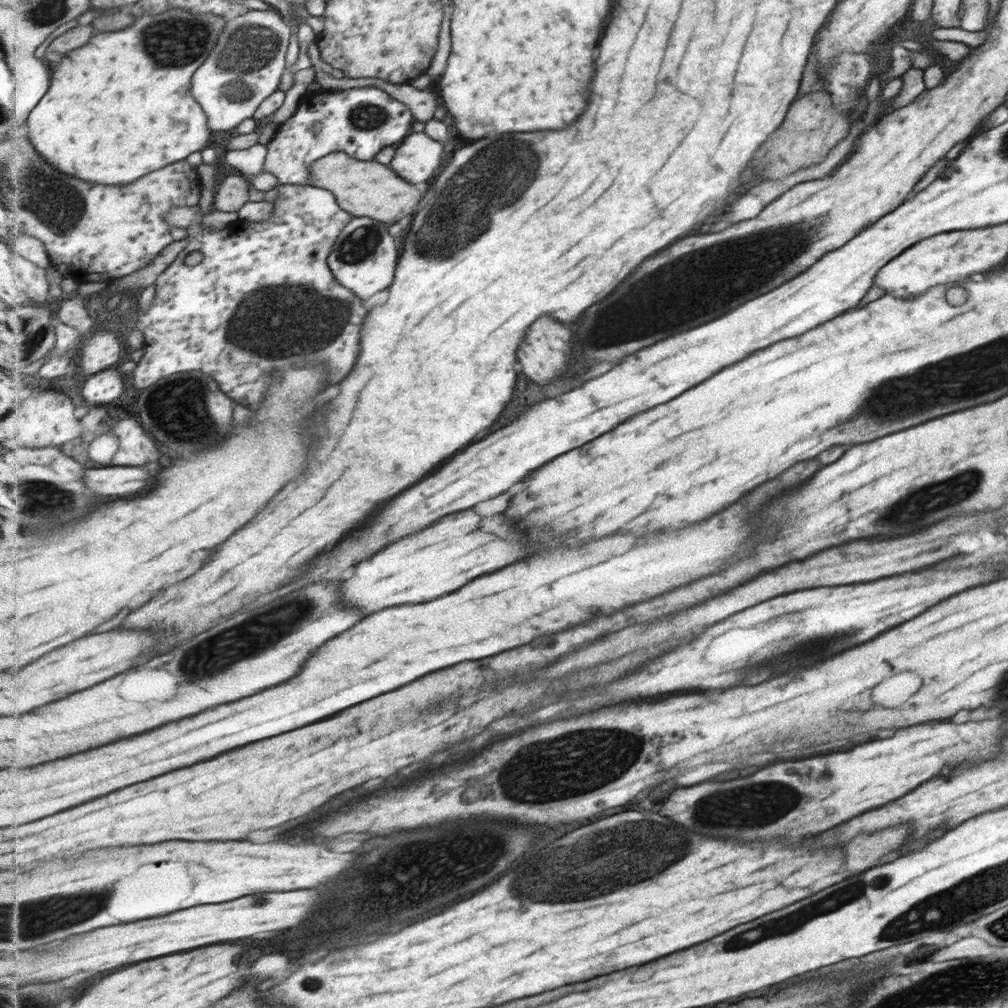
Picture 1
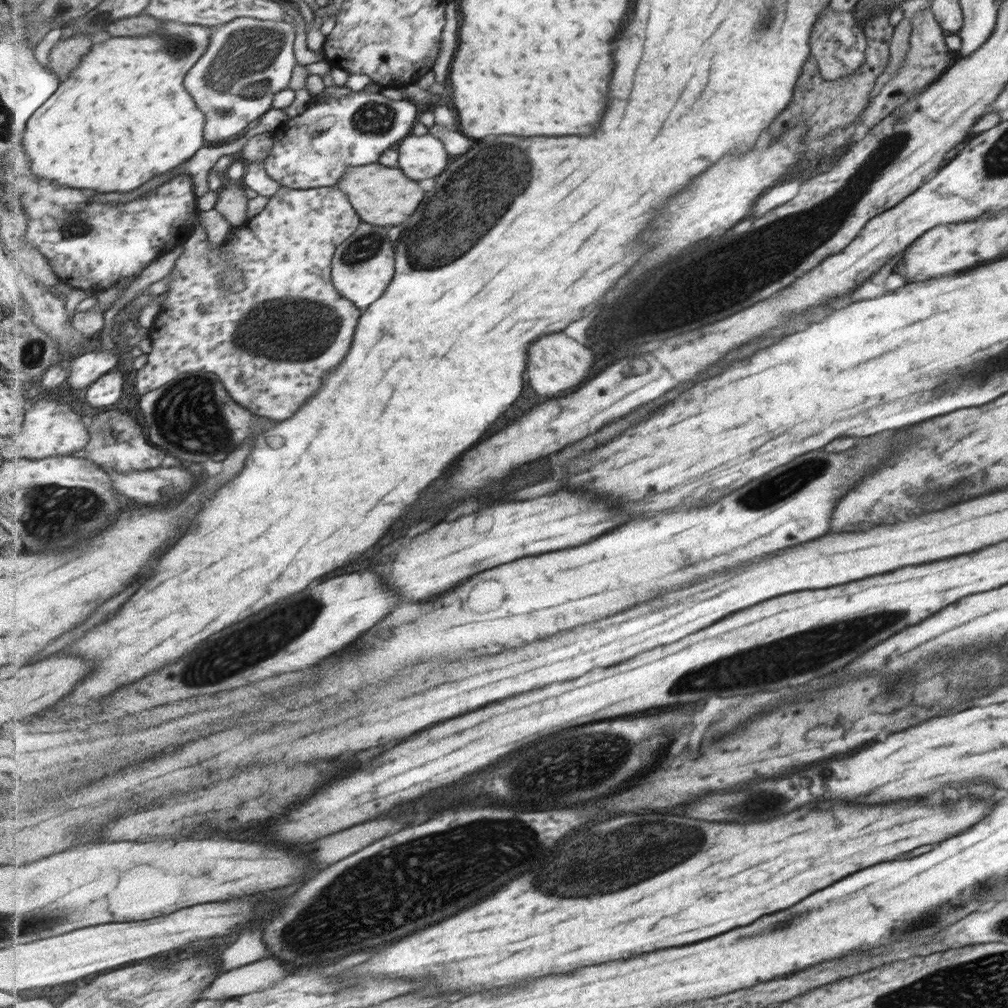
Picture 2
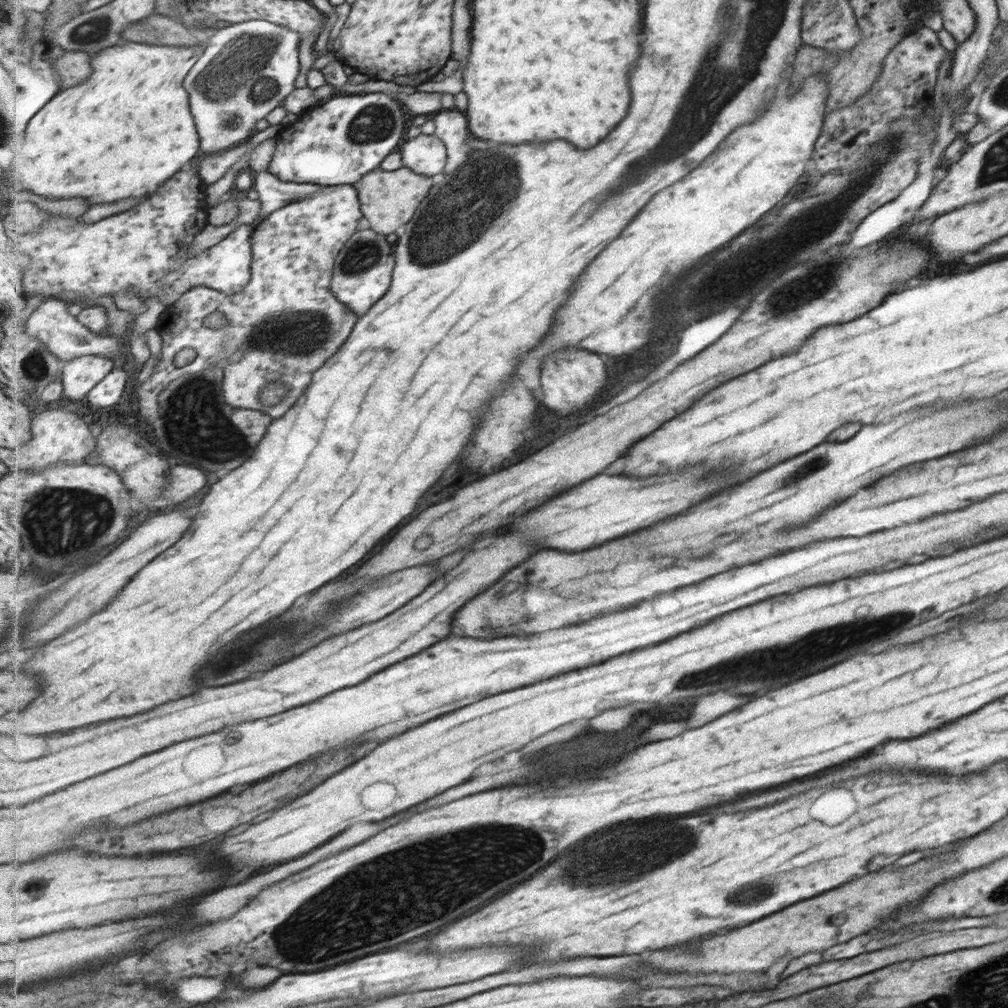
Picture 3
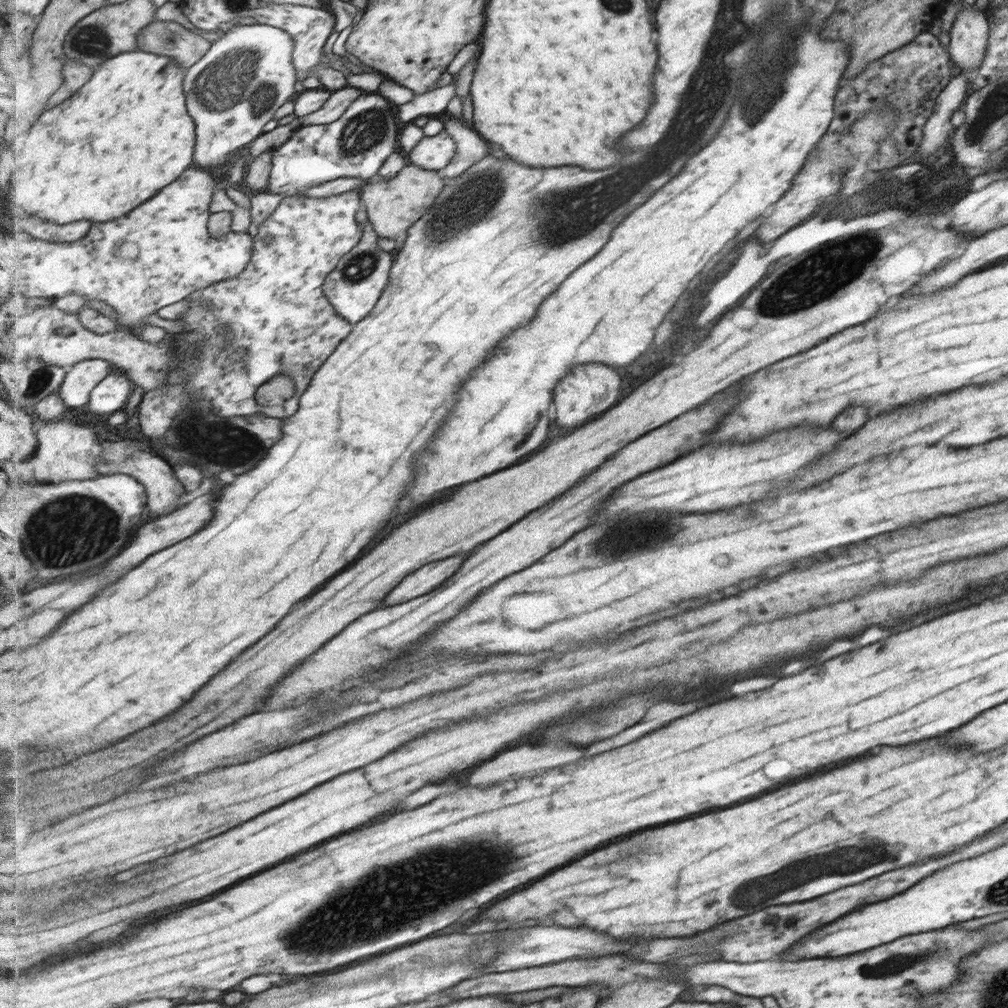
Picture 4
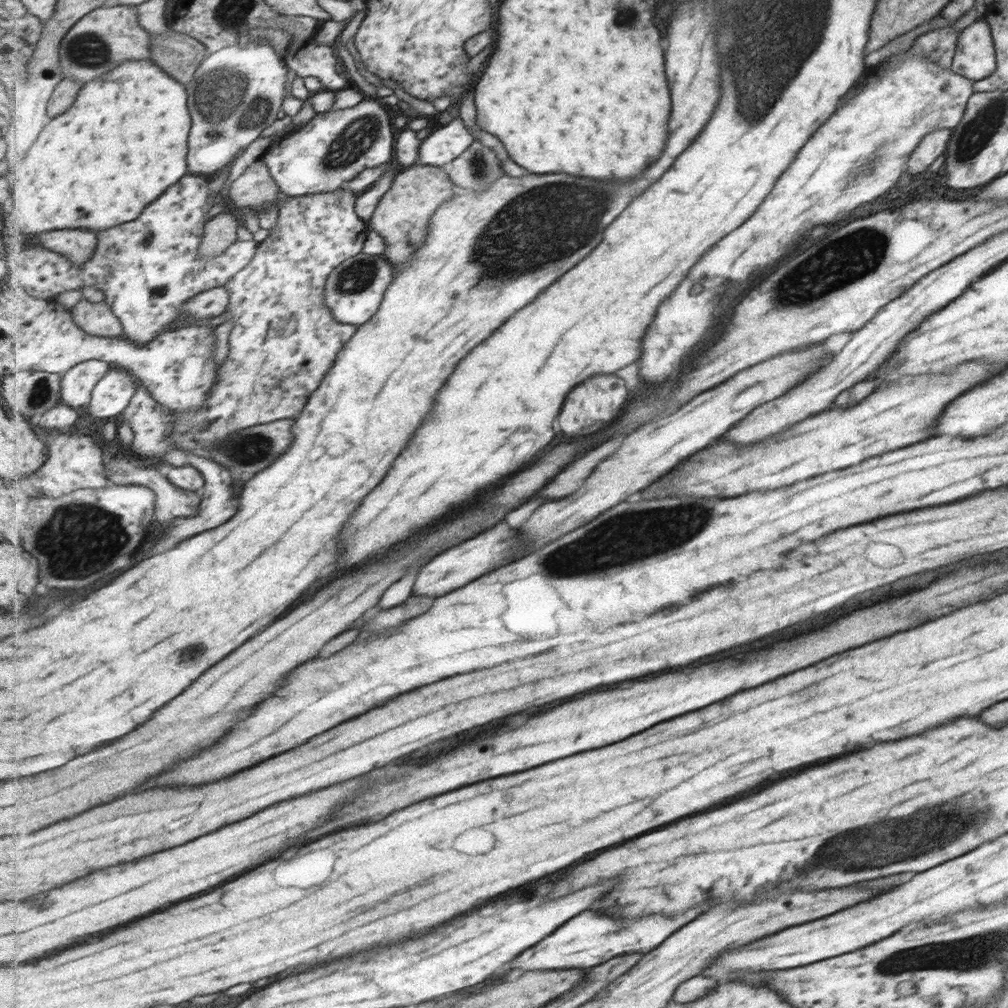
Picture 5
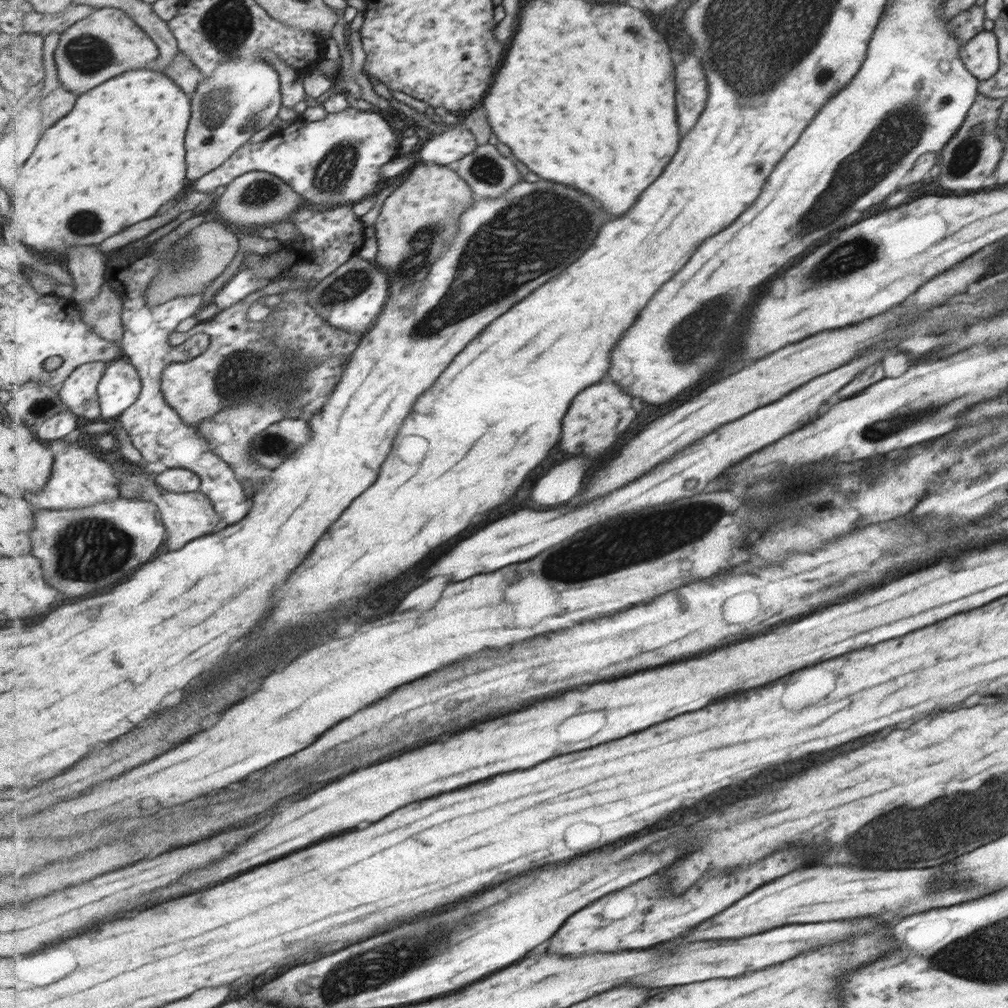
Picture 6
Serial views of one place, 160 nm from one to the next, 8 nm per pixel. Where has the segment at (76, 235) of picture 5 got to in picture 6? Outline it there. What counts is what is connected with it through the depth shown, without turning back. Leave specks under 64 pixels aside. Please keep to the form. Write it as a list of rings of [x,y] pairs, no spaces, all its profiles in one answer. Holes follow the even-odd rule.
[[[98,245],[72,246],[68,248],[68,254],[64,257],[68,262],[68,270],[73,276],[75,289],[72,298],[81,303],[93,300],[106,282],[109,258],[99,251]]]

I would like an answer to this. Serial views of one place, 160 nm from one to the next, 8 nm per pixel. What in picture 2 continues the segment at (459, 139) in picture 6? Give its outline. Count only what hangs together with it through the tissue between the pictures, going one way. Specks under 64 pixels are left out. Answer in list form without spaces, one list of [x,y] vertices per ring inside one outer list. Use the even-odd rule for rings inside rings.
[[[431,133],[408,136],[398,148],[399,168],[413,180],[439,176],[449,166],[449,152],[445,143]]]

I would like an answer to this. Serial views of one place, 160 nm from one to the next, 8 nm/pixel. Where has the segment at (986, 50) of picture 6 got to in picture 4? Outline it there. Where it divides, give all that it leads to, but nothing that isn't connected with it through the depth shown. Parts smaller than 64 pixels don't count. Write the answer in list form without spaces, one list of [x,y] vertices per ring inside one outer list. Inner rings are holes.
[[[963,5],[949,28],[948,54],[961,71],[973,71],[985,56],[988,19],[982,11]]]

